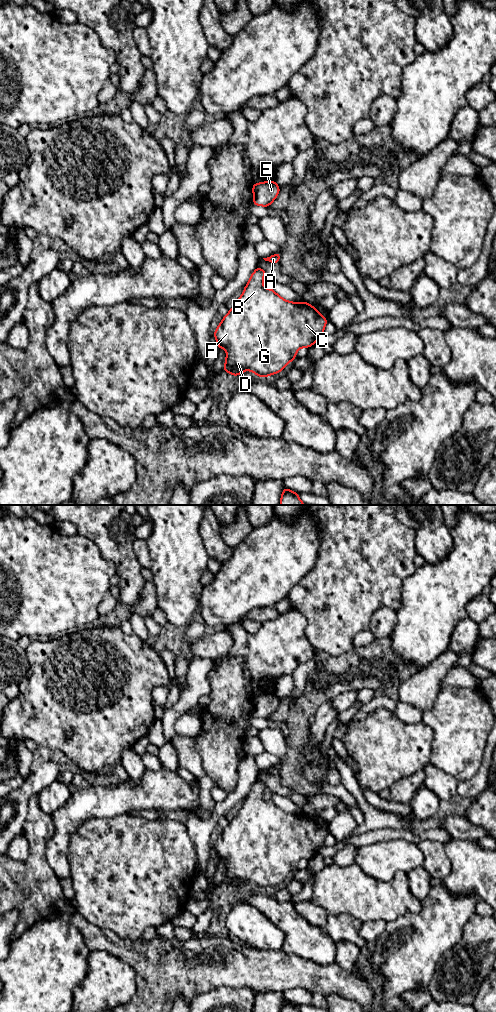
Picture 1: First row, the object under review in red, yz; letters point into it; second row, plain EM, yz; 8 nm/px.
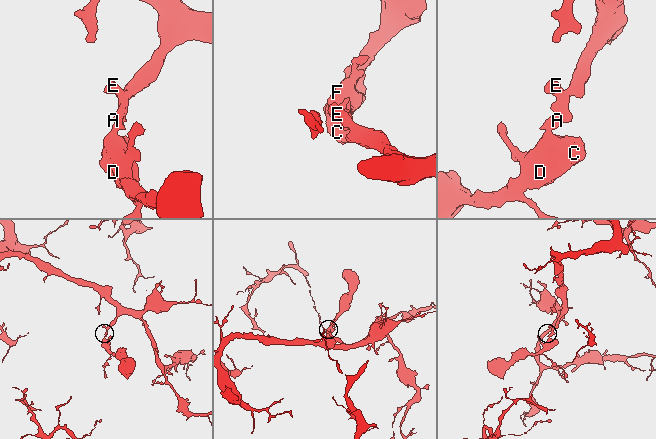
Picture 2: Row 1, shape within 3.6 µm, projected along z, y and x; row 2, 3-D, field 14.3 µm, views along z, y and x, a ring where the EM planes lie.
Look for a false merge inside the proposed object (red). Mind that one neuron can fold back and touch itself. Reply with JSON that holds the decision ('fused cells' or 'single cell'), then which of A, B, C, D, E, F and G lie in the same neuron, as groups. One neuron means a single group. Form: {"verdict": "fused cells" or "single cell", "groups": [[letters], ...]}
{"verdict": "single cell", "groups": [["A", "B", "C", "D", "E", "F", "G"]]}

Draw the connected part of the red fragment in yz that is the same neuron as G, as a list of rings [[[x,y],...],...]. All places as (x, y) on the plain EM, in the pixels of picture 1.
[[[256,779],[249,794],[244,799],[242,807],[216,840],[212,848],[216,850],[217,858],[227,862],[225,878],[222,883],[239,888],[245,882],[254,884],[257,889],[269,889],[282,883],[286,877],[296,870],[296,864],[302,860],[310,860],[324,846],[324,840],[329,834],[313,817],[307,814],[290,814],[280,809],[272,800],[263,799],[263,789],[266,783]]]

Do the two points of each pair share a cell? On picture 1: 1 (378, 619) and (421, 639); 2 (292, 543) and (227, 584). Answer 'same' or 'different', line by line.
1: different
2: same

